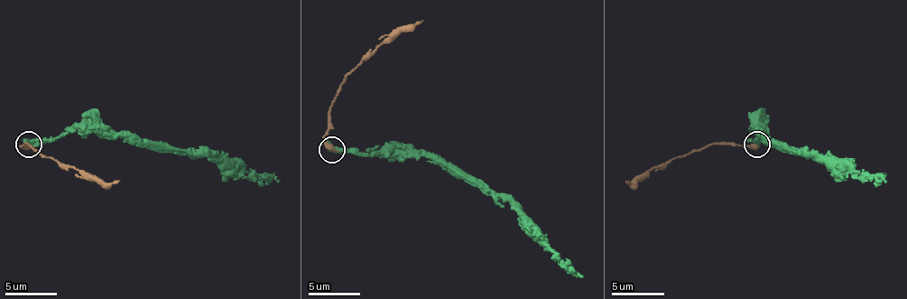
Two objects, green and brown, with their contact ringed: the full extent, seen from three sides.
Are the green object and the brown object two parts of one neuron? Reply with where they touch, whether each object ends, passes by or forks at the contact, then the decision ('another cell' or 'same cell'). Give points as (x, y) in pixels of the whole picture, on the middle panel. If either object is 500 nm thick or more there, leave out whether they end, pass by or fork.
place (332, 149); green ends; brown ends; another cell

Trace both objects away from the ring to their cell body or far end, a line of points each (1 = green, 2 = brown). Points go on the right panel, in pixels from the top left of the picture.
1: (757, 144), (760, 127), (763, 133), (791, 149), (831, 154), (860, 175), (886, 181)
2: (757, 144), (741, 146), (709, 144), (654, 167), (635, 183), (625, 181)

